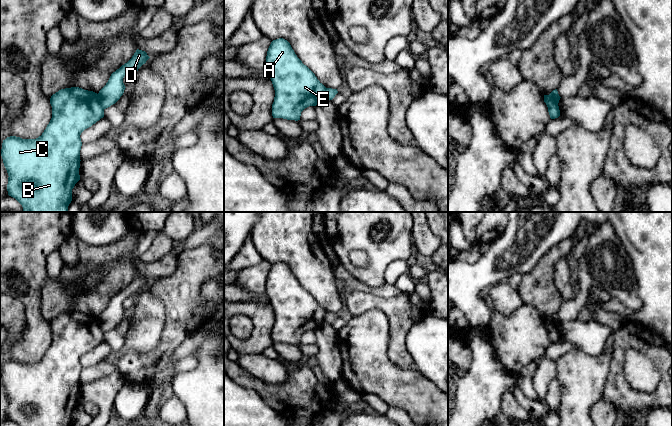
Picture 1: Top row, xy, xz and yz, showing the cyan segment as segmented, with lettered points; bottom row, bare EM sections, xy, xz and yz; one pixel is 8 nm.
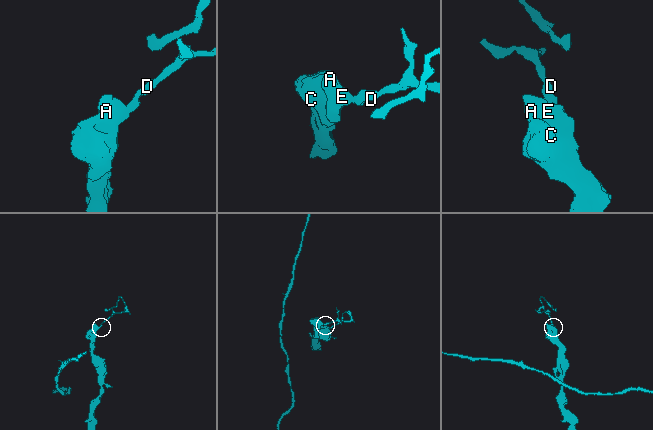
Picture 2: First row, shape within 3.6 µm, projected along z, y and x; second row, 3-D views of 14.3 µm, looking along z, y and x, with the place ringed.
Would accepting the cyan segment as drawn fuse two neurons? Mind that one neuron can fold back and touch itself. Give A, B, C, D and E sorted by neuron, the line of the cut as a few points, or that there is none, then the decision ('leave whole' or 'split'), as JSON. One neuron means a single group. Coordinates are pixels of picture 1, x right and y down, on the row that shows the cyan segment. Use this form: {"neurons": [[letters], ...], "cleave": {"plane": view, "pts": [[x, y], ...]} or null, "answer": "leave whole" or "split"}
{"neurons": [["A", "B", "C", "E"], ["D"]], "cleave": {"plane": "xy", "pts": [[97, 94], [100, 104], [104, 108]]}, "answer": "split"}

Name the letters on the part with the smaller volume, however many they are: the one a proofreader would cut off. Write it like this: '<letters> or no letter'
D

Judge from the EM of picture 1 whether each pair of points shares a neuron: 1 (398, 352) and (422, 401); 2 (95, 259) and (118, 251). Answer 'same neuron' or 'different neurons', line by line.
1: different neurons
2: same neuron

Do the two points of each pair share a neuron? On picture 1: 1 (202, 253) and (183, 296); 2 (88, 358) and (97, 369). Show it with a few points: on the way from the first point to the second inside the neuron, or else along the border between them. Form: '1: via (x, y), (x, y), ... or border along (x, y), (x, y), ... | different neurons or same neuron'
1: via (198, 264), (192, 270), (184, 285) | same neuron
2: border along (106, 357), (93, 365), (82, 368) | different neurons

